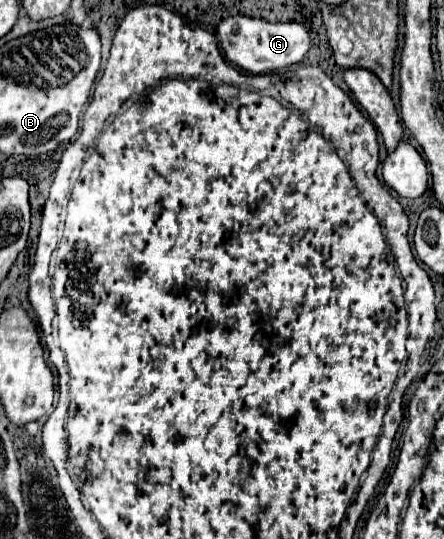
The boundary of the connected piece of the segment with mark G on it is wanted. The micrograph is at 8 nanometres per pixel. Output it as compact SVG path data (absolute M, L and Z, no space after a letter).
M232 16L217 26L216 33L225 57L250 74L276 72L292 64L298 64L310 50L308 30L298 22L270 24L260 18Z

